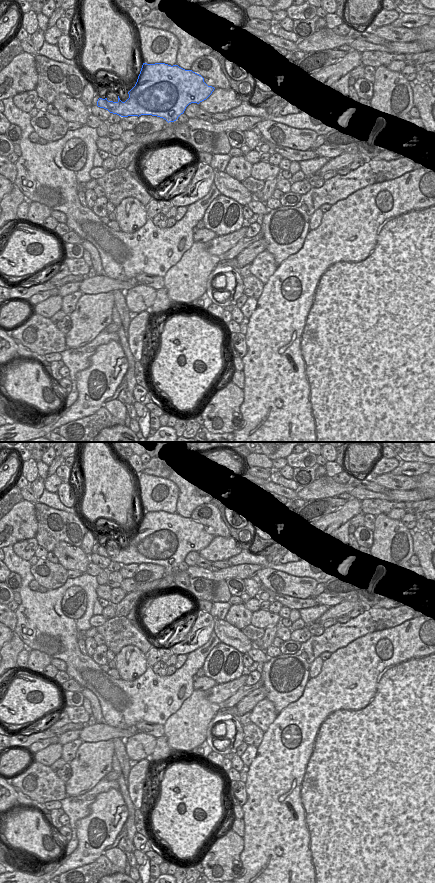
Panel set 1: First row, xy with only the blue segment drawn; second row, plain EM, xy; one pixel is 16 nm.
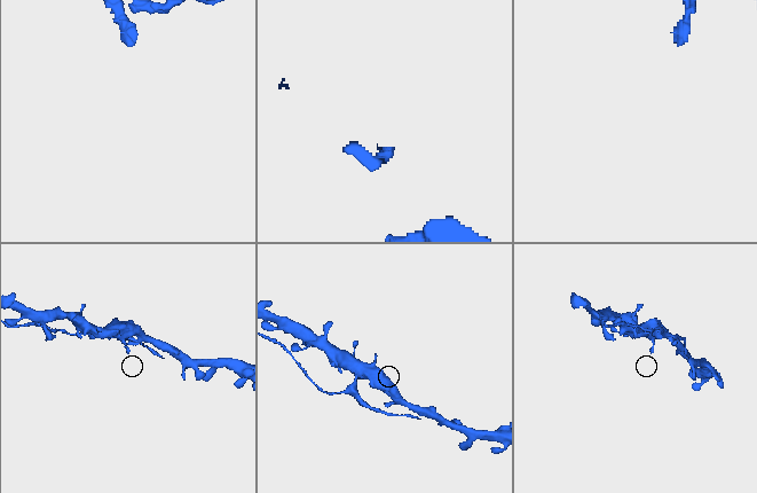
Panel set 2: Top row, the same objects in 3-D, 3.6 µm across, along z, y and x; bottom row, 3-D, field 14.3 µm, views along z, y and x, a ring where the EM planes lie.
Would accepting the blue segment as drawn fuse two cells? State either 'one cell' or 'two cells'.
two cells

